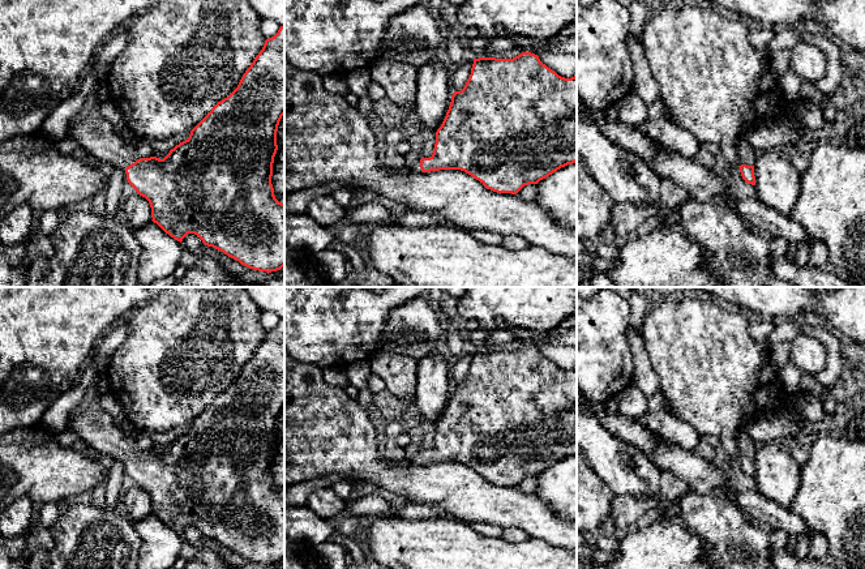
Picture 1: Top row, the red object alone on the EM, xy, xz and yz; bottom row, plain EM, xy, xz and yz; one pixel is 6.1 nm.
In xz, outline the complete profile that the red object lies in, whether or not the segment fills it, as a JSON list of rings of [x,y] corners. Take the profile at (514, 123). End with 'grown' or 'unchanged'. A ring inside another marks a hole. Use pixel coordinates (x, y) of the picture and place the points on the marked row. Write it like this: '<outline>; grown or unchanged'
[[[522,52],[513,59],[479,57],[474,59],[471,74],[461,91],[454,91],[446,116],[436,132],[433,154],[429,158],[406,164],[407,172],[431,172],[440,170],[461,170],[479,180],[487,189],[497,193],[517,194],[524,185],[538,184],[561,167],[577,162],[577,74],[571,78],[558,76],[554,70],[543,64],[538,55]]]; grown

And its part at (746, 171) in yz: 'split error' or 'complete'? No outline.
split error

